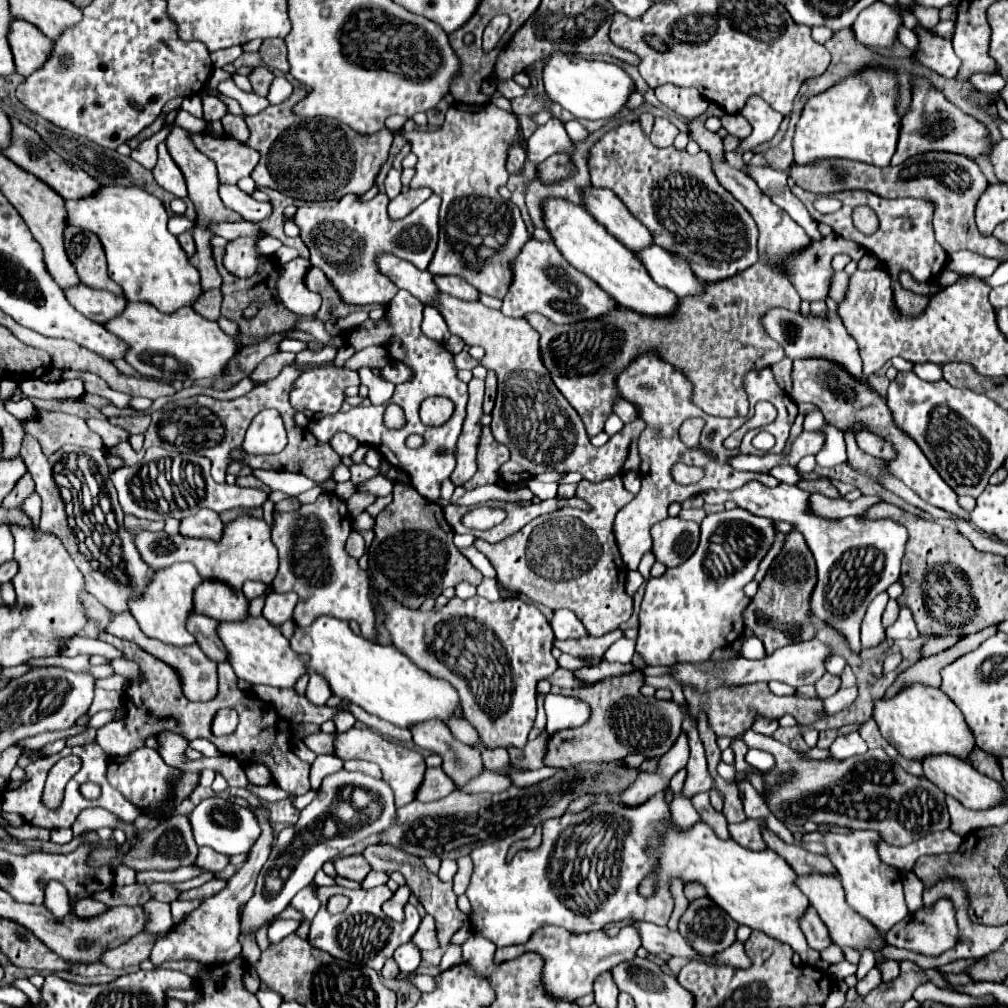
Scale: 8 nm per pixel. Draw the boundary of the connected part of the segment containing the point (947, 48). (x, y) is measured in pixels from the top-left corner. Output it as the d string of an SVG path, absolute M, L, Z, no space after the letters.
M918 28L916 34L920 40L920 52L916 54L916 58L920 60L920 64L944 78L954 78L960 68L960 60L952 50L952 42L934 36L924 28Z

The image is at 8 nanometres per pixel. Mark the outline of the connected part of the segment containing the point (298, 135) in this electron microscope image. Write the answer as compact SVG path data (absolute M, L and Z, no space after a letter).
M294 88L292 96L284 100L278 106L268 106L256 116L248 116L246 124L250 128L250 140L246 142L250 148L260 152L260 162L256 170L252 172L252 180L258 186L274 188L278 192L284 192L298 200L340 200L344 194L364 194L372 188L376 176L380 174L380 168L388 160L388 150L392 144L392 132L384 128L382 132L362 136L358 132L352 132L348 126L344 126L338 120L320 122L316 118L300 118L292 114L292 106L304 98L308 92L304 88Z

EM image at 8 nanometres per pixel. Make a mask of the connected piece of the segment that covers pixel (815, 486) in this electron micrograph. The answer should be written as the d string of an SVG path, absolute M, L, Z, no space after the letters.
M802 480L802 482L798 482L798 488L808 490L812 494L818 492L818 494L824 494L828 498L840 498L836 486L830 480Z

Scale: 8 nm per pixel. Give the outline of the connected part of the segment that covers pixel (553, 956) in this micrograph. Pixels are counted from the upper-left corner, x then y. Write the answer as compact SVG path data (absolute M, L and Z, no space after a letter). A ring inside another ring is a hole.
M544 926L528 940L528 944L498 948L494 958L496 958L496 962L506 962L506 960L520 956L526 950L538 952L546 960L546 964L544 964L544 988L552 996L564 996L566 1000L576 1000L576 998L592 992L592 984L594 984L596 976L600 976L600 972L610 972L616 964L628 962L636 956L636 930L634 928L622 928L618 932L618 936L608 938L602 930L574 936L574 934L566 932L564 928Z

